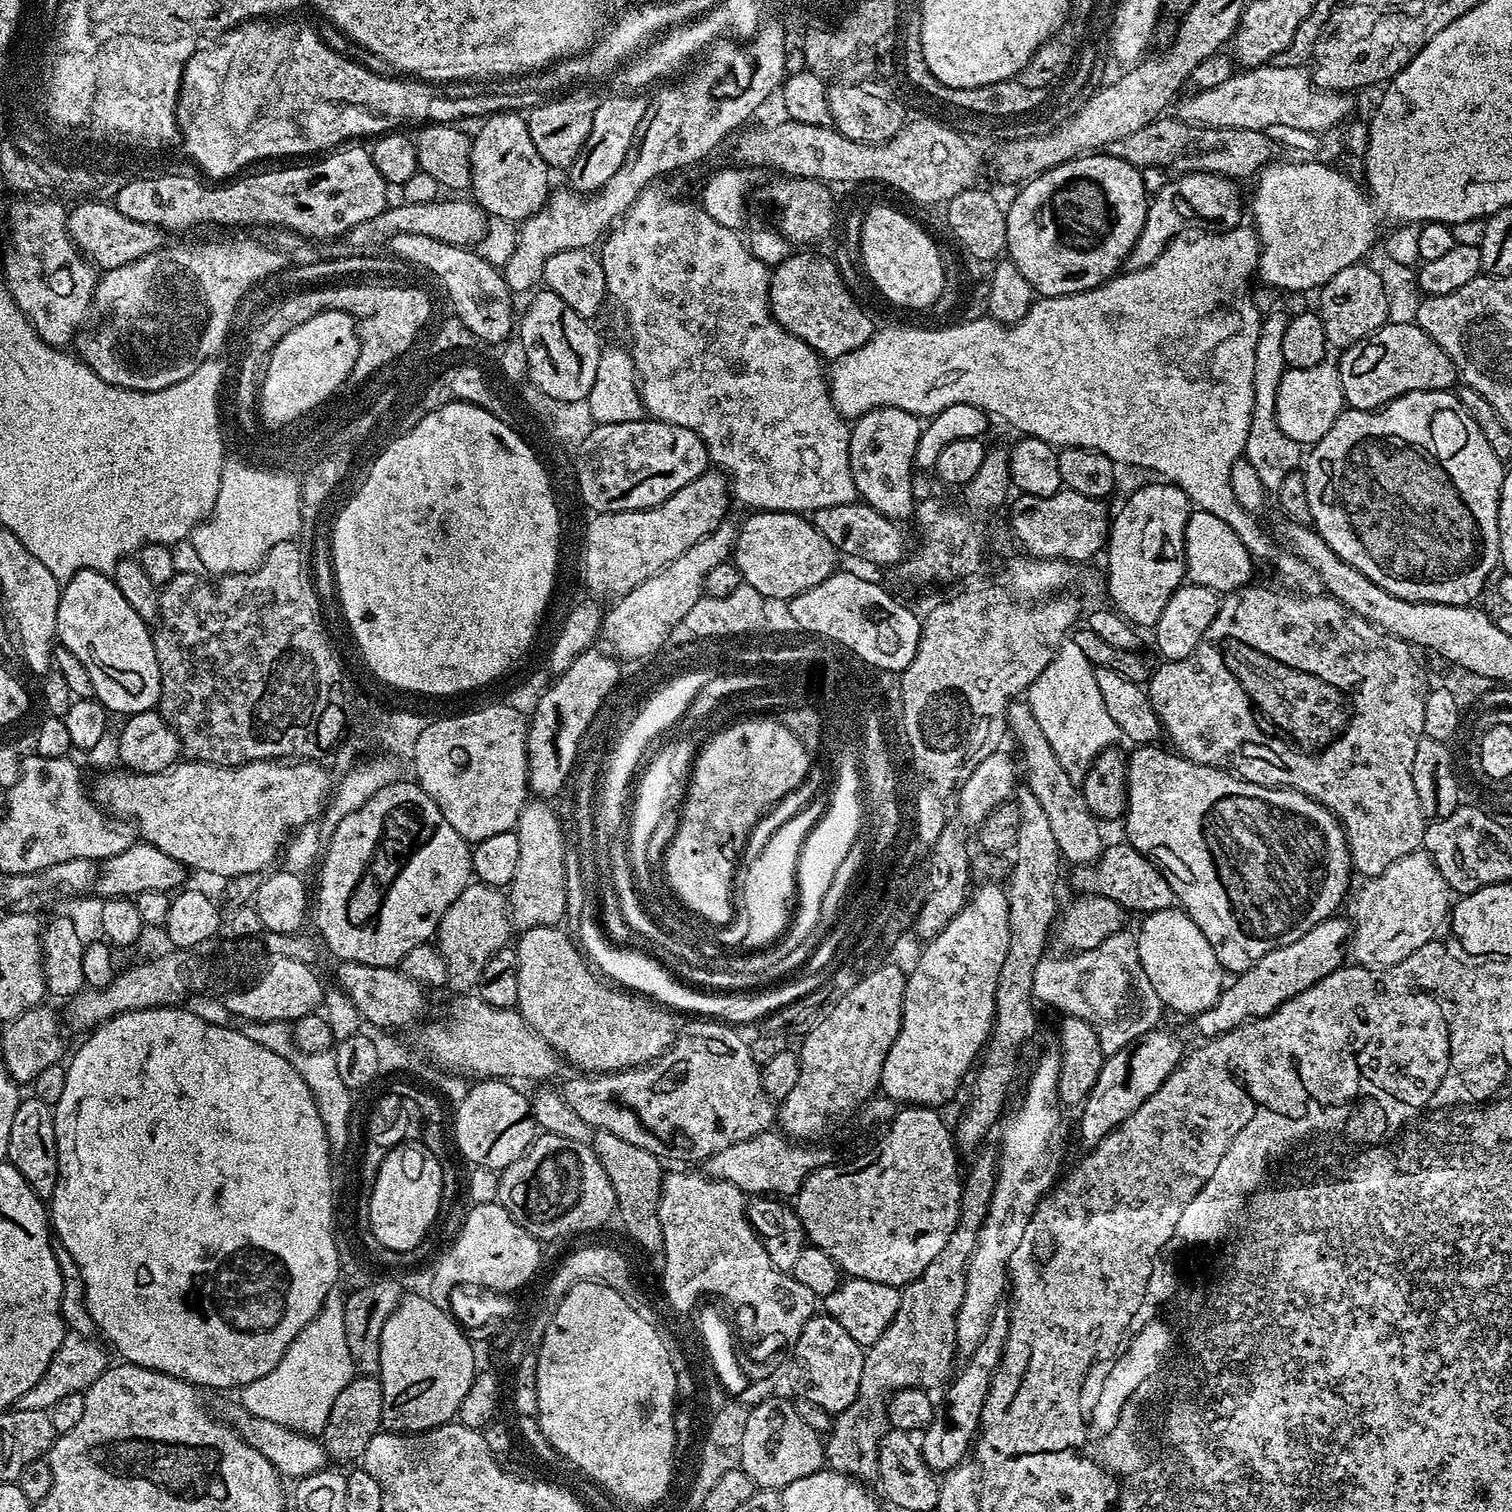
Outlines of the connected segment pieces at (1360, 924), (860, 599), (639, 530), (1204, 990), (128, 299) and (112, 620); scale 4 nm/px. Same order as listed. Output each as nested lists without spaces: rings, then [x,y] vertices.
[[[1423,850],[1406,854],[1406,858],[1398,858],[1398,862],[1390,862],[1390,866],[1382,870],[1382,874],[1365,879],[1363,883],[1360,893],[1356,896],[1356,920],[1354,919],[1350,937],[1350,956],[1356,959],[1353,961],[1357,965],[1383,970],[1391,964],[1402,962],[1402,958],[1429,944],[1437,935],[1440,923],[1449,919],[1454,893],[1438,870],[1438,866]]]
[[[837,570],[830,578],[787,601],[788,616],[804,634],[825,636],[857,660],[864,660],[882,671],[901,673],[910,662],[920,641],[921,617],[899,604],[886,589],[864,576]]]
[[[719,470],[703,472],[666,502],[633,512],[598,512],[584,532],[584,584],[596,596],[625,596],[665,568],[694,542],[706,538],[729,515],[730,481]]]
[[[1179,907],[1167,908],[1147,913],[1140,928],[1137,929],[1138,956],[1140,967],[1150,984],[1158,993],[1159,1000],[1169,1011],[1176,1011],[1186,1014],[1189,1018],[1211,1008],[1217,1002],[1226,984],[1226,973],[1221,963],[1218,962],[1217,955],[1210,947],[1210,942],[1198,929],[1196,923],[1189,918],[1188,913]]]
[[[240,240],[237,244],[204,244],[201,248],[171,248],[171,246],[165,246],[156,252],[151,252],[134,262],[130,262],[126,266],[107,269],[97,281],[94,304],[97,309],[101,308],[108,315],[108,321],[93,336],[85,338],[84,349],[78,352],[79,359],[87,364],[90,371],[98,374],[98,378],[102,378],[108,384],[112,384],[116,388],[129,388],[135,392],[166,390],[170,386],[190,378],[190,374],[194,374],[194,370],[198,370],[198,366],[202,366],[202,362],[215,360],[221,355],[220,351],[223,350],[224,343],[228,340],[228,331],[231,330],[232,324],[234,325],[236,308],[242,302],[242,298],[255,284],[259,284],[261,280],[268,276],[273,276],[274,273],[282,271],[286,267],[284,256],[285,253],[275,246],[267,248],[266,245],[259,244],[256,240]]]
[[[89,568],[82,569],[74,578],[64,585],[58,602],[58,622],[56,635],[59,643],[86,666],[86,674],[90,674],[92,696],[99,700],[109,713],[121,712],[127,718],[135,712],[151,712],[160,702],[160,671],[158,658],[152,641],[153,633],[149,625],[130,607],[130,602],[122,598],[122,590],[113,582],[107,572],[95,572]]]

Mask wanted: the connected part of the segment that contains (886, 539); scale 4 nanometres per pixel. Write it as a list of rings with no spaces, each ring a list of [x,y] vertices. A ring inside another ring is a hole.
[[[863,502],[847,504],[846,506],[826,506],[822,510],[811,513],[812,524],[835,546],[837,553],[841,557],[857,556],[860,560],[865,560],[868,564],[892,564],[899,565],[909,551],[908,540],[904,537],[904,532],[899,523],[874,510],[870,505]]]

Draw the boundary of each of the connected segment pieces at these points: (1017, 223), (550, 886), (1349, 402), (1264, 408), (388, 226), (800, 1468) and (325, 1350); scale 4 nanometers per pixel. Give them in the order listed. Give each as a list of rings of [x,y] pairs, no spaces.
[[[1085,154],[1067,160],[1040,176],[1031,177],[1020,190],[1012,205],[1009,203],[1006,208],[1006,256],[1022,270],[1022,278],[1030,282],[1033,293],[1041,297],[1085,292],[1117,275],[1142,232],[1150,203],[1150,193],[1142,186],[1140,169],[1107,154]]]
[[[542,800],[525,803],[514,829],[518,838],[518,861],[507,897],[512,925],[520,932],[526,929],[555,927],[561,923],[566,910],[566,835],[555,809],[546,804],[549,803]]]
[[[1415,322],[1383,324],[1367,340],[1354,342],[1348,348],[1343,349],[1339,356],[1338,367],[1342,378],[1344,403],[1348,408],[1357,408],[1363,412],[1374,412],[1377,408],[1382,408],[1392,400],[1397,400],[1398,397],[1411,392],[1443,392],[1451,389],[1452,383],[1457,383],[1458,380],[1454,362],[1450,362],[1446,350],[1442,350],[1442,346],[1438,346],[1438,342],[1434,342],[1430,334],[1423,332]]]
[[[1272,312],[1269,316],[1267,313],[1260,322],[1258,346],[1254,346],[1254,414],[1246,438],[1243,459],[1248,460],[1249,466],[1256,471],[1257,478],[1268,487],[1268,490],[1282,486],[1282,478],[1297,471],[1302,460],[1301,445],[1286,438],[1286,434],[1282,434],[1276,421],[1278,382],[1282,382],[1282,374],[1286,367],[1282,358],[1282,334],[1286,334],[1288,322],[1289,317],[1283,316],[1280,312]]]
[[[438,198],[434,202],[421,204],[393,203],[384,209],[382,214],[374,218],[366,218],[366,222],[358,222],[350,231],[344,233],[342,240],[352,247],[352,250],[374,250],[378,244],[387,245],[389,240],[398,234],[426,234],[426,238],[438,238],[438,242],[453,244],[459,248],[474,246],[484,236],[490,216],[480,208],[472,198]]]
[[[778,1394],[769,1395],[760,1403],[751,1405],[742,1438],[740,1469],[756,1483],[757,1489],[779,1490],[821,1471],[825,1467],[824,1440],[821,1433],[810,1429],[801,1419],[791,1399],[783,1400]]]
[[[333,1294],[324,1299],[320,1312],[296,1335],[296,1341],[284,1352],[278,1366],[274,1366],[270,1374],[243,1385],[238,1400],[246,1411],[258,1418],[319,1437],[326,1426],[326,1418],[330,1418],[334,1398],[338,1398],[342,1386],[349,1384],[353,1375],[350,1349],[346,1346],[344,1302]]]

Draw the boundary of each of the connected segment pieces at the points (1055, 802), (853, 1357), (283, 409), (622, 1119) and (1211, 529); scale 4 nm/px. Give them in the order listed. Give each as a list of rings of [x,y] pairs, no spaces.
[[[1027,702],[1009,703],[1006,728],[1011,735],[1012,732],[1016,735],[1016,740],[1020,743],[1020,756],[1024,759],[1024,766],[1022,762],[1022,774],[1023,777],[1025,774],[1028,778],[1026,787],[1032,791],[1034,798],[1038,798],[1038,803],[1042,805],[1042,810],[1050,822],[1054,839],[1058,841],[1058,850],[1061,857],[1067,863],[1069,860],[1069,865],[1072,866],[1083,866],[1093,863],[1100,857],[1101,851],[1106,844],[1106,840],[1100,837],[1101,821],[1096,819],[1096,815],[1092,813],[1090,806],[1086,806],[1086,798],[1081,785],[1077,781],[1072,780],[1070,774],[1066,774],[1066,770],[1062,767],[1062,762],[1058,762],[1058,754],[1054,754],[1054,749],[1050,747],[1050,742],[1046,742],[1046,734],[1042,734],[1042,726],[1038,726],[1038,718],[1034,718],[1034,710],[1030,710]]]
[[[817,1314],[808,1319],[806,1326],[802,1326],[798,1342],[792,1345],[786,1376],[792,1379],[792,1388],[797,1397],[835,1414],[846,1410],[846,1406],[850,1406],[858,1394],[864,1354],[862,1345],[854,1342],[854,1338],[846,1334],[846,1329],[839,1322],[834,1322],[834,1318],[826,1314]]]
[[[323,312],[302,326],[294,326],[278,346],[274,346],[268,355],[264,370],[264,380],[258,393],[258,416],[268,424],[282,426],[285,420],[291,420],[296,413],[332,391],[336,385],[347,381],[354,362],[358,362],[360,353],[360,334],[358,322],[345,312]]]
[[[692,1018],[689,1024],[684,1024],[675,1029],[672,1045],[667,1048],[662,1055],[657,1056],[651,1064],[642,1064],[638,1068],[624,1068],[621,1072],[597,1072],[595,1074],[576,1074],[573,1080],[568,1080],[562,1087],[562,1095],[566,1106],[586,1122],[589,1129],[609,1132],[617,1138],[622,1138],[625,1142],[630,1142],[636,1146],[644,1147],[646,1150],[655,1154],[669,1156],[672,1160],[697,1160],[703,1162],[709,1160],[718,1150],[726,1150],[726,1146],[734,1146],[746,1138],[754,1138],[758,1134],[769,1131],[773,1127],[774,1121],[778,1116],[778,1104],[762,1090],[762,1080],[760,1078],[761,1065],[754,1062],[751,1057],[749,1041],[740,1037],[735,1027],[727,1022],[721,1022],[716,1018]]]
[[[1189,511],[1184,539],[1184,567],[1191,583],[1227,594],[1235,588],[1243,588],[1253,579],[1252,564],[1254,557],[1242,544],[1242,538],[1238,538],[1238,534],[1234,534],[1234,530],[1230,530],[1222,518],[1214,518],[1214,514],[1209,512]]]

